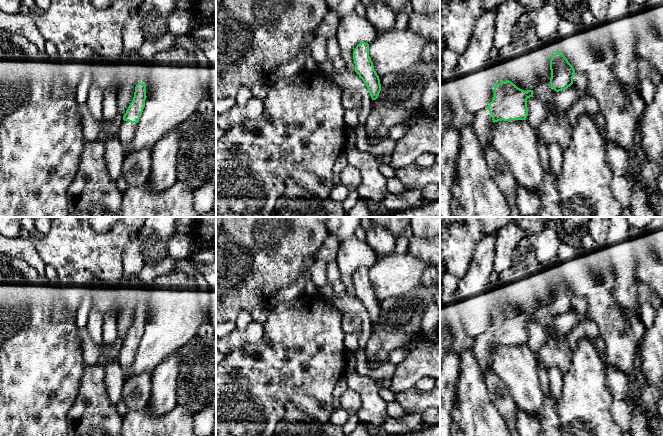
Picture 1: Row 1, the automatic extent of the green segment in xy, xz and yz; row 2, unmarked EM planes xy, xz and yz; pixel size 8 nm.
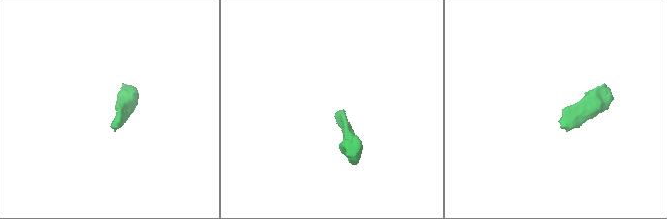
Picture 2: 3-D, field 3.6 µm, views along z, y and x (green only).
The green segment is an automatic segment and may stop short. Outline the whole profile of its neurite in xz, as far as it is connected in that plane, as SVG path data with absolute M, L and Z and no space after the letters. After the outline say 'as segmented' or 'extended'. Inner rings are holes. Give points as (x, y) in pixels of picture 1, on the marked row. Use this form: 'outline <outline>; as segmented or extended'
outline M360 42L353 51L355 72L364 81L372 100L376 100L381 91L379 76L369 56L369 44Z; as segmented

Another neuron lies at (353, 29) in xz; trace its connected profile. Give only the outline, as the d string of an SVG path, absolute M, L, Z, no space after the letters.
M356 12L340 18L336 38L341 48L341 56L347 69L355 71L353 51L360 42L370 43L376 37L378 31L366 19Z

